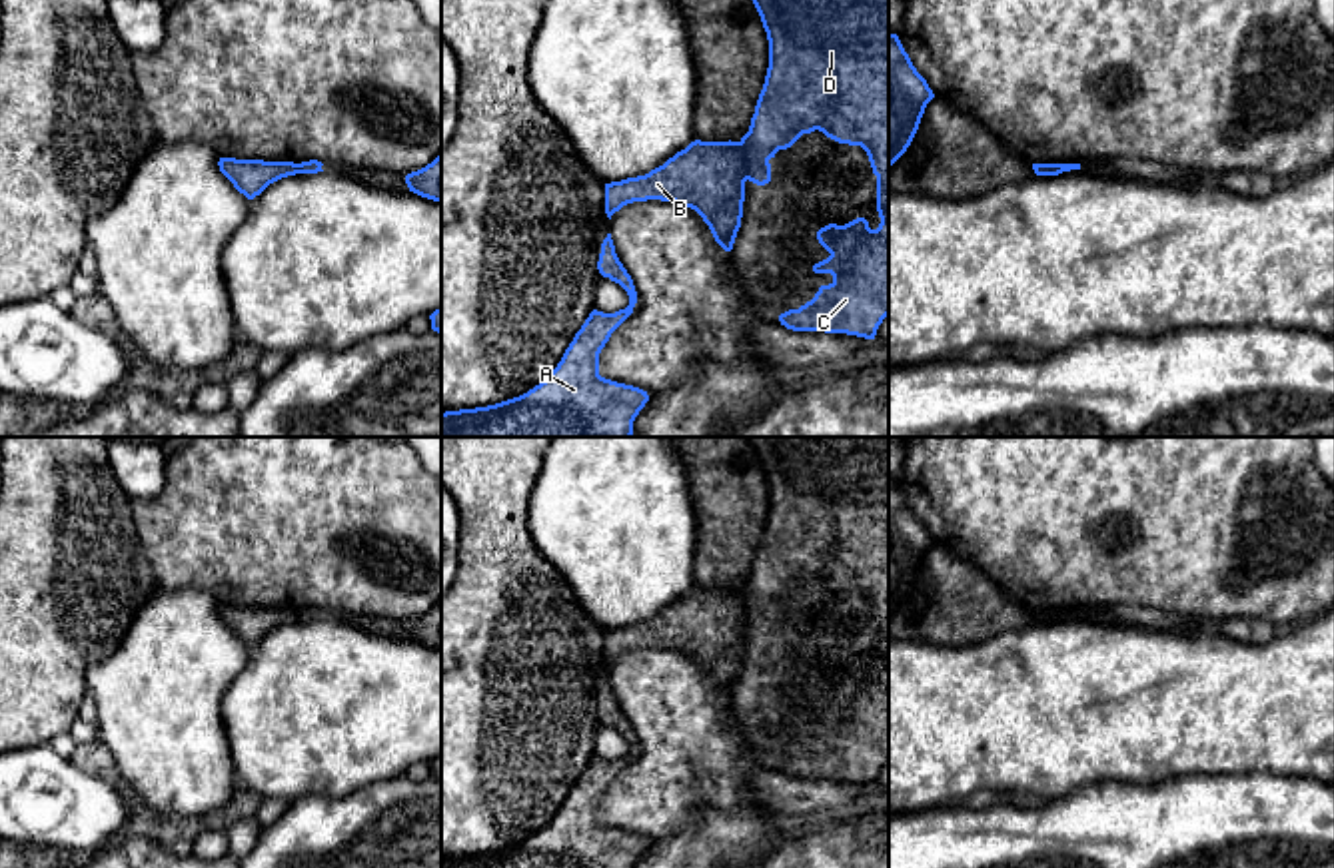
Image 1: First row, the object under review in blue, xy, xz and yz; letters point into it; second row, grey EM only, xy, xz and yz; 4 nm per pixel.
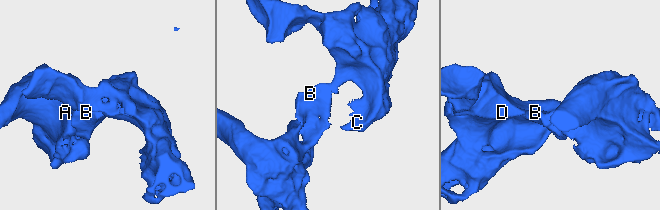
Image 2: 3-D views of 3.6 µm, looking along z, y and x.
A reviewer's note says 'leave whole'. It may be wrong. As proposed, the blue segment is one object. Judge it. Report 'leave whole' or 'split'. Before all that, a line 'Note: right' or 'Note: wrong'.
Note: wrong
split

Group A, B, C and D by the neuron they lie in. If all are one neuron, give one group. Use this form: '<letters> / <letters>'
A B / C D

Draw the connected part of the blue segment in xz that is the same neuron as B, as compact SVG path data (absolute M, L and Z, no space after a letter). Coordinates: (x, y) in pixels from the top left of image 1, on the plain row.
M691 589L645 623L605 631L605 660L661 647L695 656L715 688L731 698L743 664L745 605L739 589Z

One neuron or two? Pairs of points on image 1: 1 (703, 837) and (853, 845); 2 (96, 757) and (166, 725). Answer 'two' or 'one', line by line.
1: two
2: two

